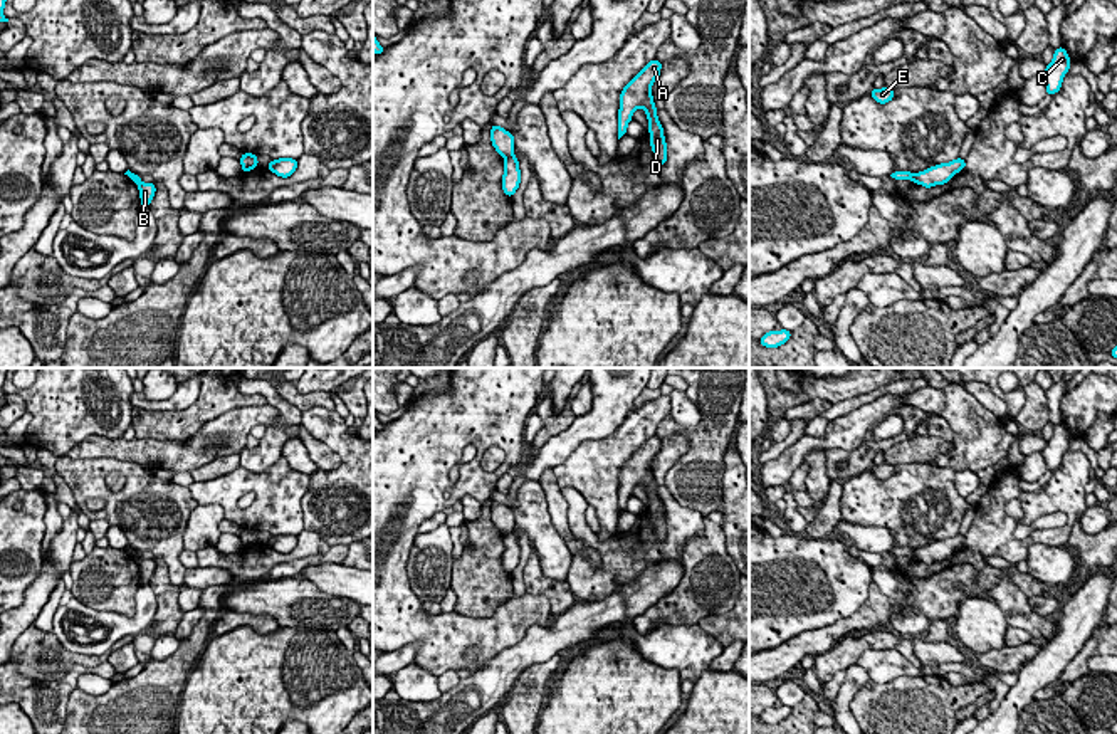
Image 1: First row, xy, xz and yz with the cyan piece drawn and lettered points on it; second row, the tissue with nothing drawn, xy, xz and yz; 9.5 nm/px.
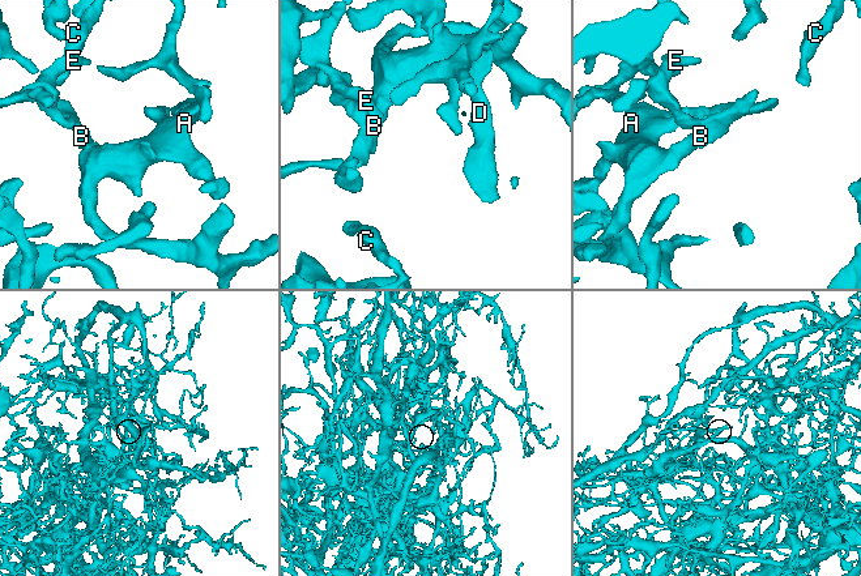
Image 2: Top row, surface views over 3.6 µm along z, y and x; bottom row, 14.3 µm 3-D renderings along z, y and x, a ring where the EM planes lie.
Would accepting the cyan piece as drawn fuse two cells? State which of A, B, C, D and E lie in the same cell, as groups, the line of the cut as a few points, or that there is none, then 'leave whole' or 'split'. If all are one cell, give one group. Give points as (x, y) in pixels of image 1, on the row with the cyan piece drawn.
groups A B D / C E; cut xz (511, 155), (506, 158); split

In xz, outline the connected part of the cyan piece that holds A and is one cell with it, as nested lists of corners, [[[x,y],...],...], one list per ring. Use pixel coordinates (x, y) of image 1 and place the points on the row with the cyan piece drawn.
[[[650,60],[621,91],[618,109],[618,139],[625,136],[627,126],[632,121],[635,109],[642,107],[647,113],[650,146],[653,149],[653,160],[658,165],[667,163],[667,143],[663,128],[657,118],[657,107],[652,96],[652,84],[660,76],[662,62]]]

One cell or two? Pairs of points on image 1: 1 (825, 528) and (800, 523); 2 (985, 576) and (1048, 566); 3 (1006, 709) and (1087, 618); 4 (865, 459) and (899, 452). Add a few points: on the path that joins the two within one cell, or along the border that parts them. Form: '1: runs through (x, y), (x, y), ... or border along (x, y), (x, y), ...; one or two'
1: border along (808, 523), (805, 534); two
2: border along (1027, 573), (1047, 588); two
3: runs through (1027, 687), (1069, 640); one
4: border along (894, 444), (884, 450); two

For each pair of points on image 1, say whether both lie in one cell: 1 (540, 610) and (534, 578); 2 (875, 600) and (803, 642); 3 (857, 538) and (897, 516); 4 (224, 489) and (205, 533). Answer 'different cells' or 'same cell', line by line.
1: different cells
2: same cell
3: different cells
4: different cells

